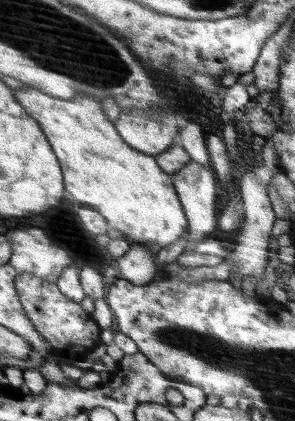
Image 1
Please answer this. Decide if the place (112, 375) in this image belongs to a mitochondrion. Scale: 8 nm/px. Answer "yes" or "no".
no

